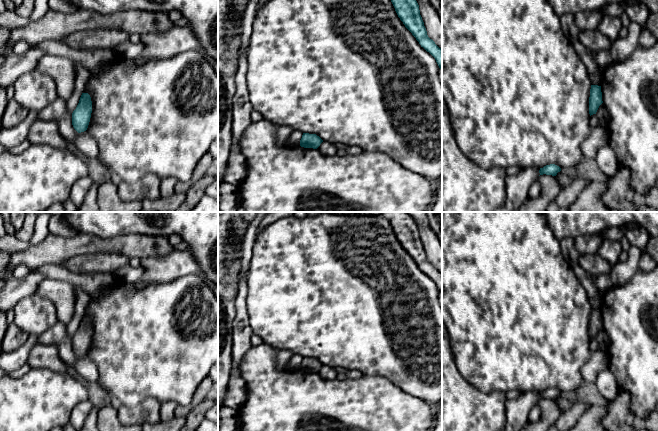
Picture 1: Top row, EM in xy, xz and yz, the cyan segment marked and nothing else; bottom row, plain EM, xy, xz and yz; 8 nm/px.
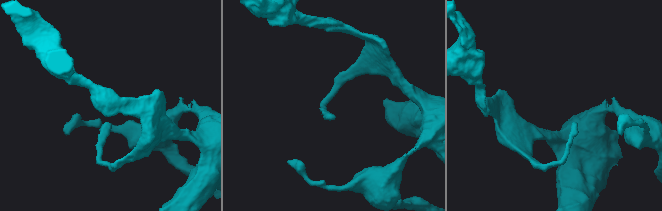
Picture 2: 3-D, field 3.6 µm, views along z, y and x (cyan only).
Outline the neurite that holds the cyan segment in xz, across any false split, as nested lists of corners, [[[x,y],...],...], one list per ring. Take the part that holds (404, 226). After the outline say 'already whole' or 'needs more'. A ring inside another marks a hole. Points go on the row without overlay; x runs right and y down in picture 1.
[[[385,212],[383,215],[391,224],[395,235],[405,251],[427,276],[436,284],[442,293],[442,273],[427,259],[424,246],[420,239],[419,229],[407,212]]] | already whole

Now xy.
[[[82,317],[76,333],[72,337],[72,349],[78,356],[87,354],[92,337],[92,325],[88,317]]] | already whole

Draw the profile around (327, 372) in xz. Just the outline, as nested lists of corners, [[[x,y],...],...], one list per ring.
[[[323,365],[317,373],[319,374],[320,377],[329,380],[336,379],[338,375],[334,367],[327,365]]]

